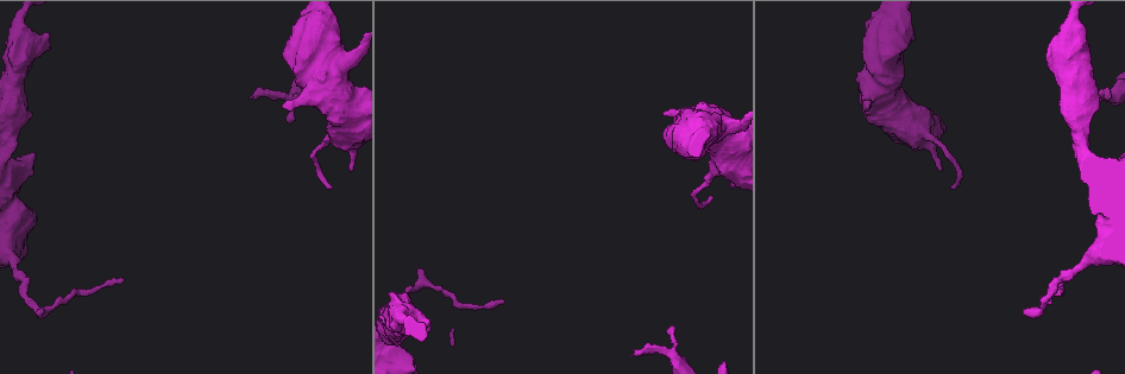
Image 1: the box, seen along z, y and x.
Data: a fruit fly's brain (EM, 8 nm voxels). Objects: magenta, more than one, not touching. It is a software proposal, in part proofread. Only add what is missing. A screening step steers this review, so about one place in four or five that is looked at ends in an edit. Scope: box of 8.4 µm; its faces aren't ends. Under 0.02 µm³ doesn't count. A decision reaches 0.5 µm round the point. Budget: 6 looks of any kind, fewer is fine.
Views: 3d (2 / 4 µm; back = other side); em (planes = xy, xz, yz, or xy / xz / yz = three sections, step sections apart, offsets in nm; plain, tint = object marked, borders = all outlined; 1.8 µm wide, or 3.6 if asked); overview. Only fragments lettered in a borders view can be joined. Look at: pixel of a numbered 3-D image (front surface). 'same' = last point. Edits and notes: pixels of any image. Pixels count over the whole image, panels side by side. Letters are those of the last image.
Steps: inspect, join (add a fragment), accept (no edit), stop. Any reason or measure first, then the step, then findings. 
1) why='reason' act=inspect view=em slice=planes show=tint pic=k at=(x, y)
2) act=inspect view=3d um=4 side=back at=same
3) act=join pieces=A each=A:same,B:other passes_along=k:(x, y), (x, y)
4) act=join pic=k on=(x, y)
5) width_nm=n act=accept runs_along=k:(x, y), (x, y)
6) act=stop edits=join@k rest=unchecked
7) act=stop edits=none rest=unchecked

why='tapers out' act=inspect view=3d um=2 pic=1 at=(940, 169)

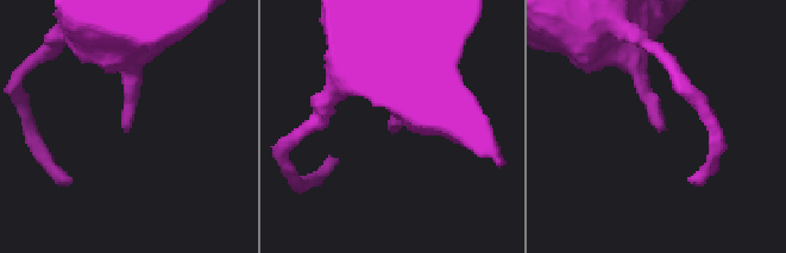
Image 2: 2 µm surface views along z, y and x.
why='need the tissue' act=inspect view=em slice=xz step=16 show=borders pic=2 at=(391, 130)

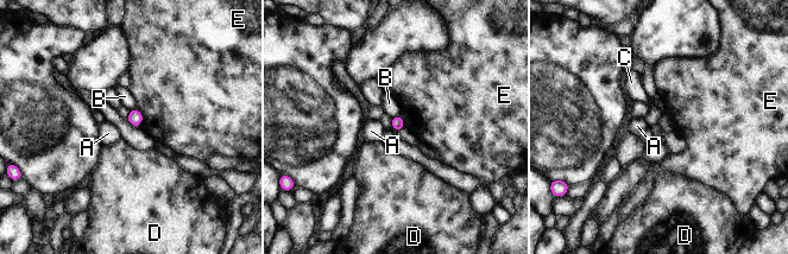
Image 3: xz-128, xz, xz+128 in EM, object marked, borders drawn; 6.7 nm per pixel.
act=accept each=A:other,B:other,C:other,D:other,E:other border=3:(136, 107), (143, 116), (140, 126) found='no lettered fragment goes on from it'

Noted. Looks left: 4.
why='free end' act=inspect view=3d um=2 side=back pic=1 at=(632, 355)

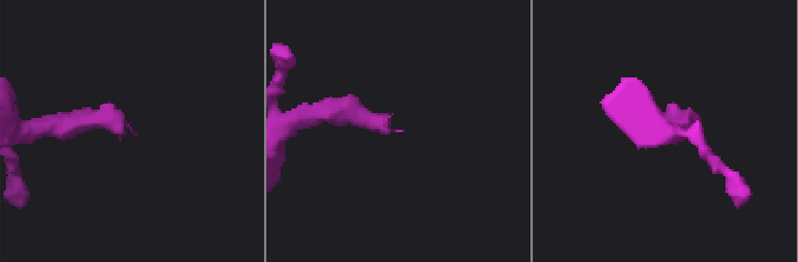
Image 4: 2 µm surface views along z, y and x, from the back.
why='need the tissue' act=inspect view=em slice=yz step=16 show=tint pic=4 at=(134, 135)

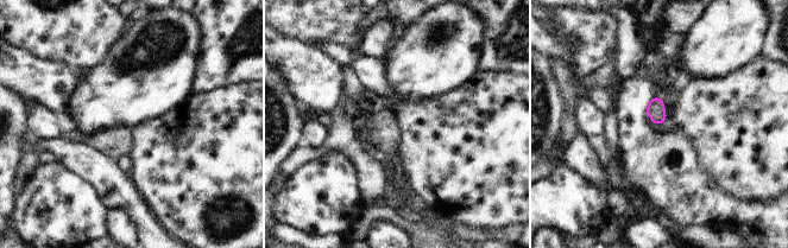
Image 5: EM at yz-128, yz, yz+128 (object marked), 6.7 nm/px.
why='another direction' act=inspect view=em slice=planes show=borders at=same

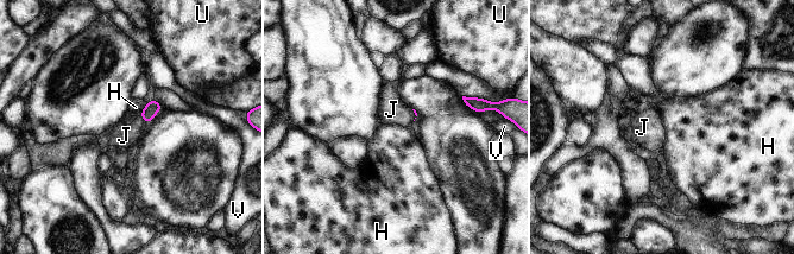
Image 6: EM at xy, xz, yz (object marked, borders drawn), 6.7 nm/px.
act=join pic=6 on=(124, 135) each=H:other,J:same,U:other,V:other passes_along=6:(152, 107), (143, 121), (124, 135) found='the cell continues'

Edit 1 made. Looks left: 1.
act=stop edits=join@6 rest=unchecked

